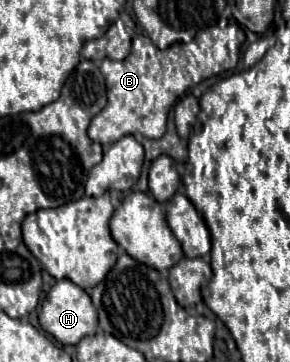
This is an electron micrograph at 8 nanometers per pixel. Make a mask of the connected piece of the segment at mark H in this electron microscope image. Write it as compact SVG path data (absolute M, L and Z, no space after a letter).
M63 279L63 281L57 281L51 287L51 291L47 293L45 301L41 303L39 323L41 328L45 329L49 335L53 335L59 343L63 343L63 345L77 345L79 339L83 339L87 335L95 335L98 315L96 308L91 303L91 297L81 287L77 287L75 283Z

